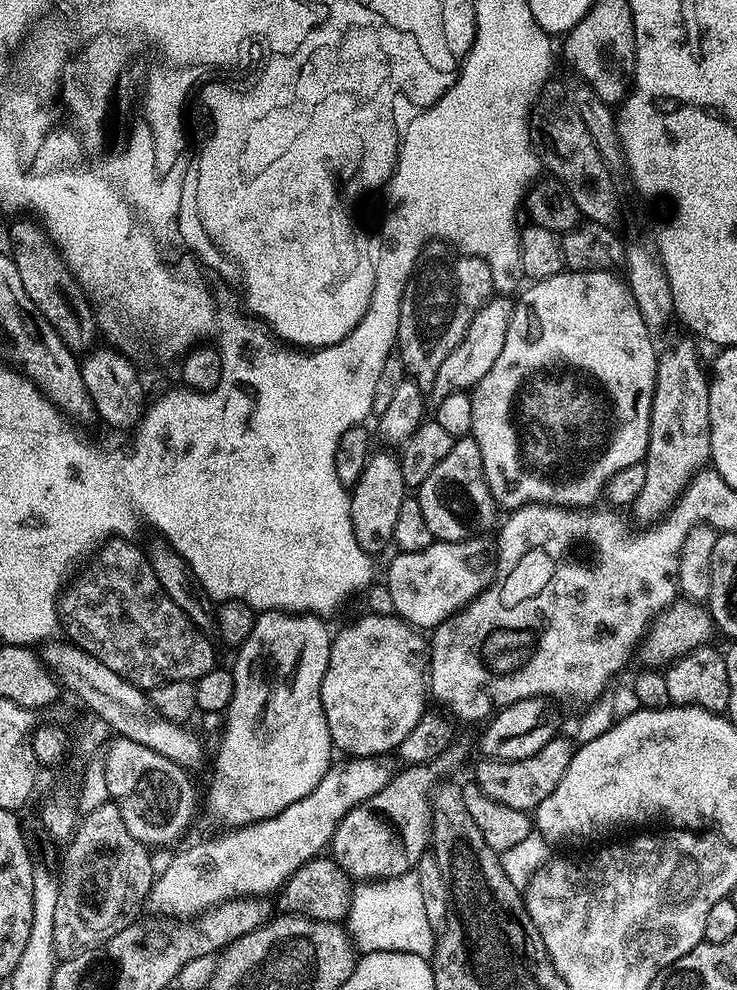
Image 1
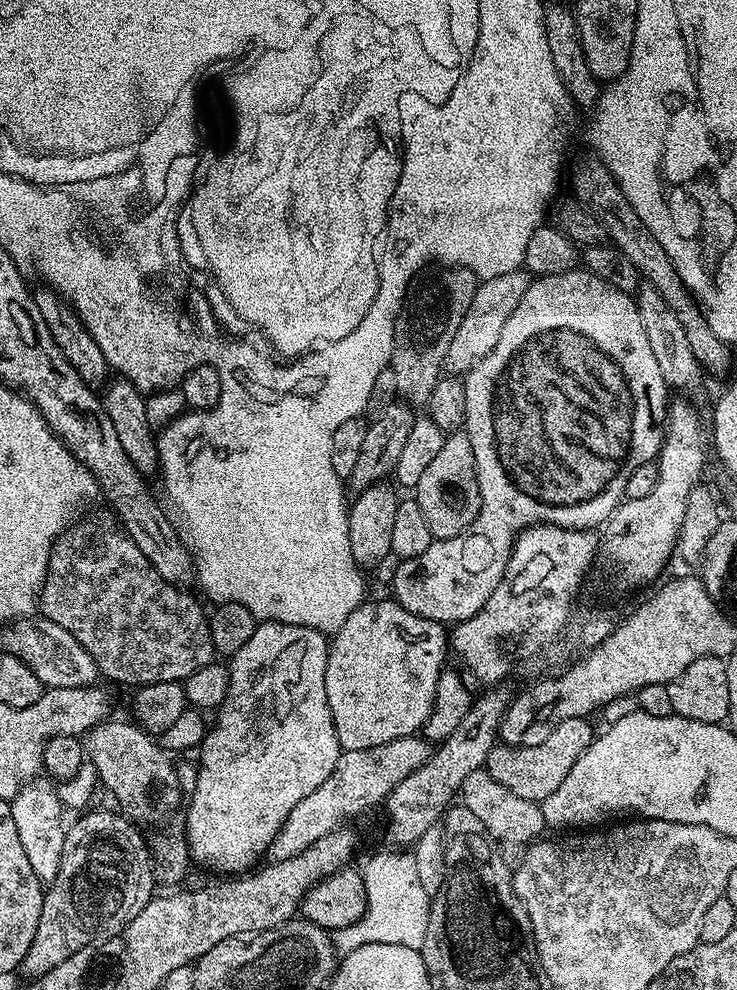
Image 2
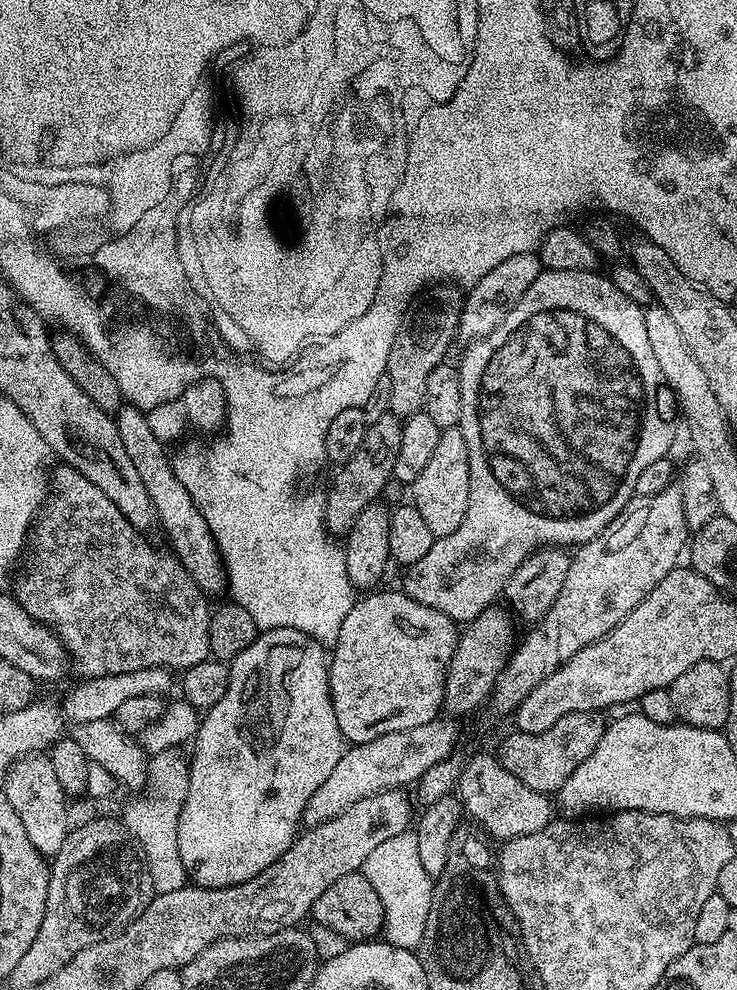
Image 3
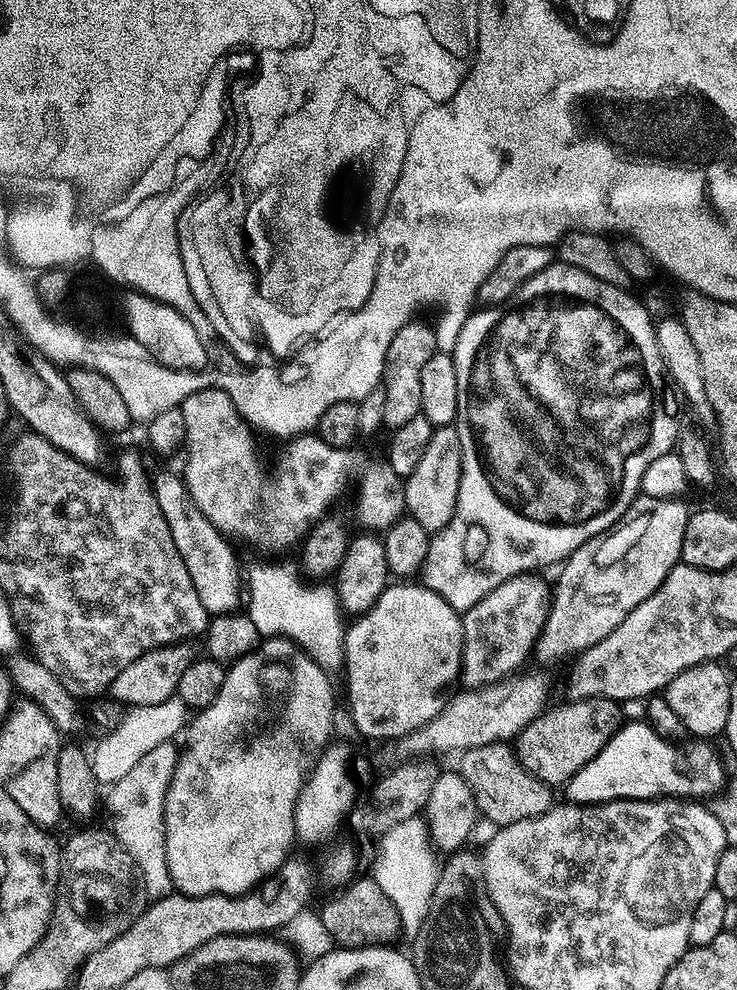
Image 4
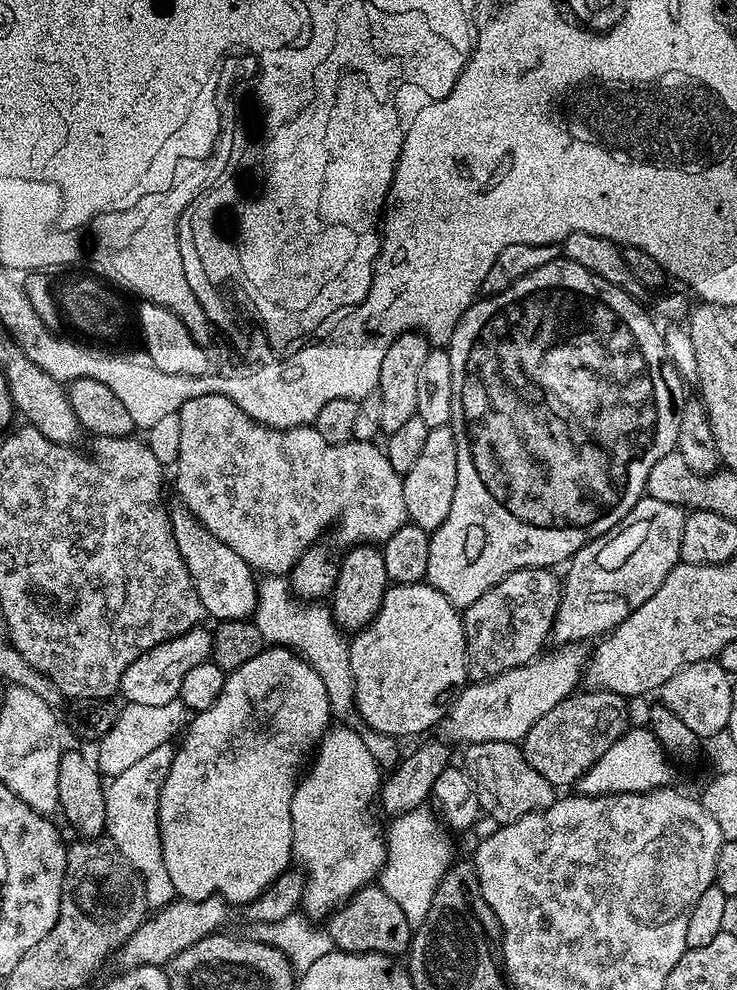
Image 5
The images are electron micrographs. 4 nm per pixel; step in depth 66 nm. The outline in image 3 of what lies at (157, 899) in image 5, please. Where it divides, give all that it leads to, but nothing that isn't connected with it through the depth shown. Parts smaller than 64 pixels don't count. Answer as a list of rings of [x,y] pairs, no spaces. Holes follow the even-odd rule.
[[[183,747],[151,753],[142,794],[133,795],[136,797],[125,806],[122,815],[124,829],[132,835],[148,866],[152,891],[156,894],[169,892],[174,882],[183,881],[186,876],[182,856],[178,854],[178,818],[188,789],[189,763]]]

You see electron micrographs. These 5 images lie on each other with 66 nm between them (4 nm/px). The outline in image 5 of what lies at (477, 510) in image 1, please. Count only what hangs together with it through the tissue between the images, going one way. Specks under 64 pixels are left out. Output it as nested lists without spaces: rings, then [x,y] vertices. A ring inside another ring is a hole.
[[[448,424],[428,430],[422,451],[403,477],[409,521],[430,534],[446,520],[450,502],[454,502],[454,482],[458,482],[458,446]]]

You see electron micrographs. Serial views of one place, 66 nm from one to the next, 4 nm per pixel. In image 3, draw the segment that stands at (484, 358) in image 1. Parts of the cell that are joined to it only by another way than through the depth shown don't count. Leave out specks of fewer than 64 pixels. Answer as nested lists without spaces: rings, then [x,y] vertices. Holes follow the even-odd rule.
[[[535,251],[514,254],[514,258],[506,258],[506,262],[494,266],[490,274],[478,278],[478,282],[467,289],[464,296],[464,309],[460,311],[460,323],[456,325],[456,336],[464,342],[479,340],[493,332],[506,318],[506,314],[530,290],[534,278],[538,278],[542,271],[539,255]]]

